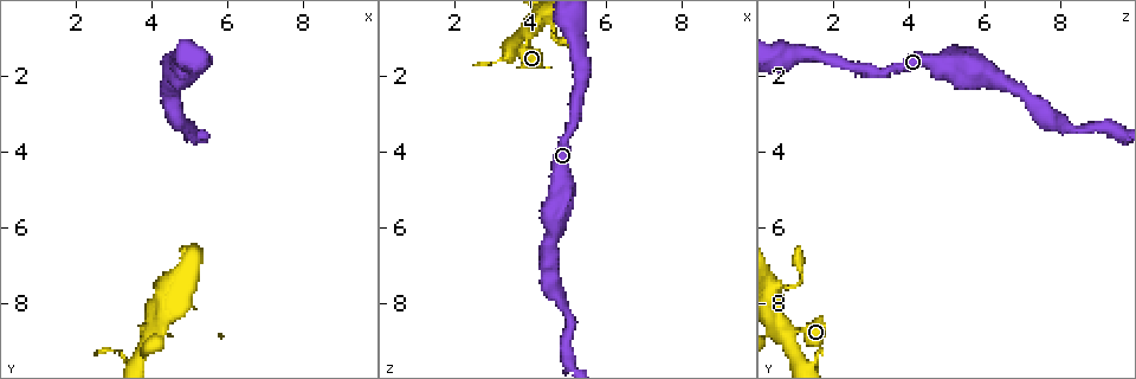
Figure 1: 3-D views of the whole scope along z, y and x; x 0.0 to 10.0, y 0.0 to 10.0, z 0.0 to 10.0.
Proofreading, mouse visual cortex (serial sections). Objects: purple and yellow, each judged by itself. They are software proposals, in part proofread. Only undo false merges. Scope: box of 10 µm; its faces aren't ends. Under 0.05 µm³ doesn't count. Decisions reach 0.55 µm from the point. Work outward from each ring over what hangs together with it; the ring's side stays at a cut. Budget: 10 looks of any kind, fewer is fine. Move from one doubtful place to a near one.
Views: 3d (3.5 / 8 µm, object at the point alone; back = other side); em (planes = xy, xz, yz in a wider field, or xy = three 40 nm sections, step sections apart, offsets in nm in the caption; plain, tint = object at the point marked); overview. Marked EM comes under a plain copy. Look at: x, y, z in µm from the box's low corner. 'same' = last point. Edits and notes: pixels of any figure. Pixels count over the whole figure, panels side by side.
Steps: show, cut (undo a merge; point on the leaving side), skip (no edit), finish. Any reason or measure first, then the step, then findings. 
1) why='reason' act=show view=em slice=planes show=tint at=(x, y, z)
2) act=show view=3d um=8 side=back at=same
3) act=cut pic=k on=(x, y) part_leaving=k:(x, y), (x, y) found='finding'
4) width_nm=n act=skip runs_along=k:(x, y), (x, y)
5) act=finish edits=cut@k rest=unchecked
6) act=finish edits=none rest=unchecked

why='abrupt turn' act=show view=3d um=3.5 side=back at=(4.65, 7.60, 1.10)

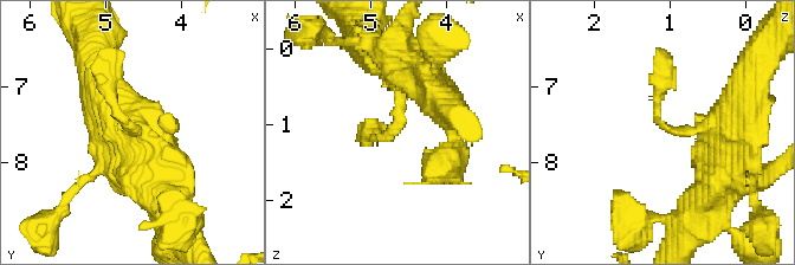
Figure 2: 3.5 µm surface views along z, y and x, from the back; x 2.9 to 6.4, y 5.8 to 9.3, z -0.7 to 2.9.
why='now the EM' act=show view=em slice=xy step=5 show=tint at=(4.60, 7.55, 1.05)

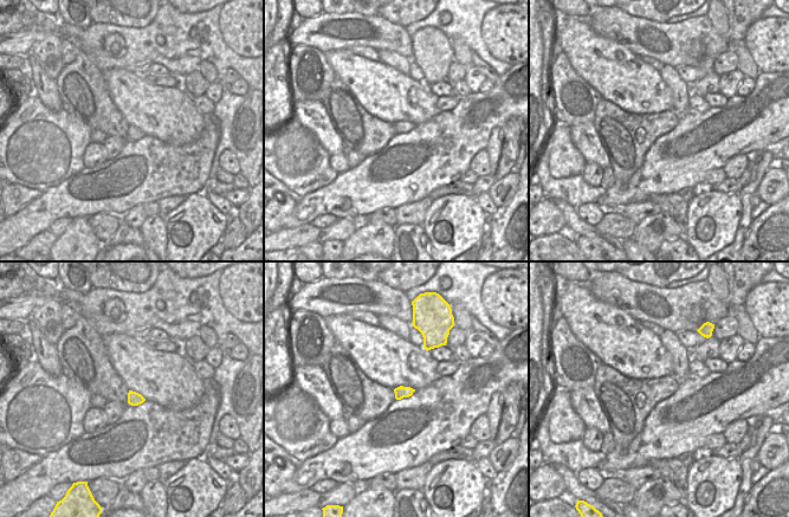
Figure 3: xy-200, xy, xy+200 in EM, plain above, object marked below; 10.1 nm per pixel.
why='another direction' act=show view=em slice=xy step=1 show=tint at=same

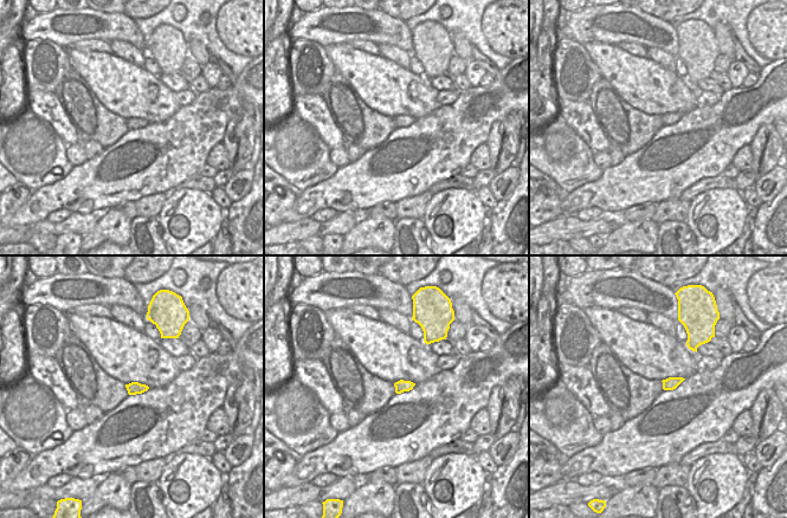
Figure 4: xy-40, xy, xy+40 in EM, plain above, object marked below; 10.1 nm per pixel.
act=skip runs_along=2:(152, 150), (111, 103), (108, 64) found='one cell here'

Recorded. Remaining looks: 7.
why='thick turns thin' act=show view=em slice=xy step=1 show=tint at=(5.25, 1.45, 0.90)

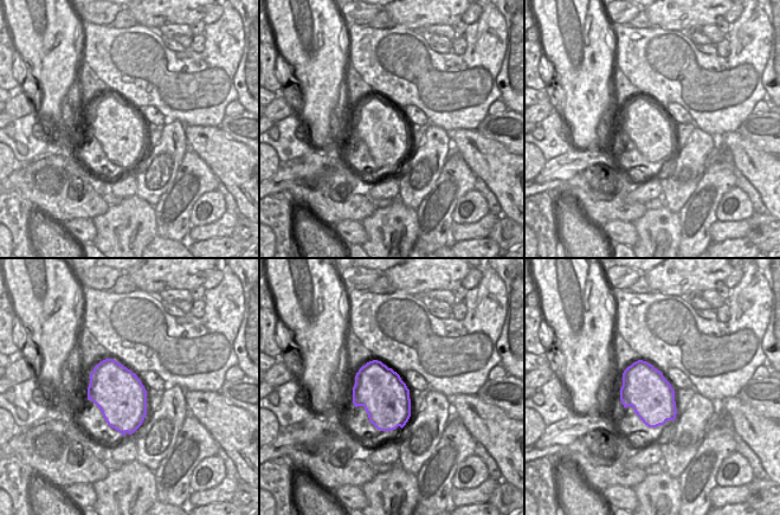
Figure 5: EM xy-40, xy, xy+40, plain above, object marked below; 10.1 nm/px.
act=show view=3d um=3.5 at=same

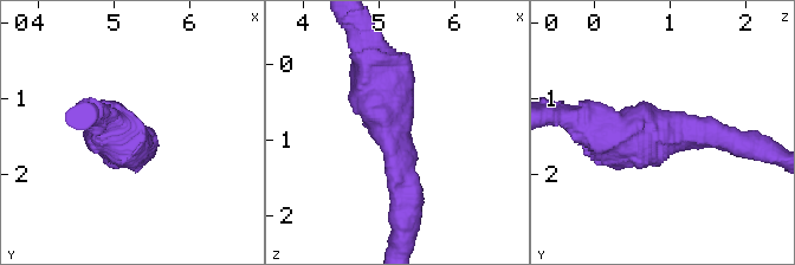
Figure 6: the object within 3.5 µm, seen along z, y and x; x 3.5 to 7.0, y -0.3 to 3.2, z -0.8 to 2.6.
act=skip runs_along=6:(401, 211), (398, 144), (368, 65) found='one cell here'

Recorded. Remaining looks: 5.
why='thick turns thin' act=show view=3d um=3.5 at=(4.65, 1.95, 6.25)

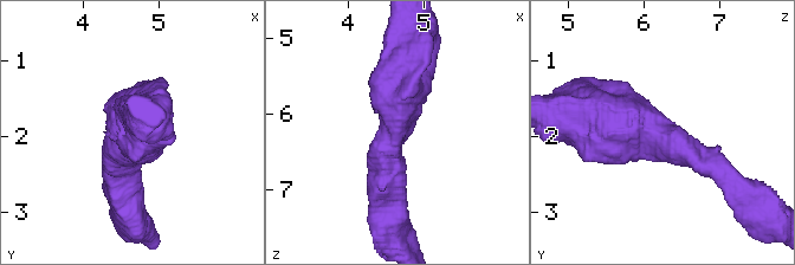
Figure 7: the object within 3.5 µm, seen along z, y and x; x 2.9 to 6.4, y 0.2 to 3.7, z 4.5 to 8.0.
arm_widths_nm=300,600 act=show view=em slice=xy step=5 show=tint at=(4.60, 1.95, 6.30)

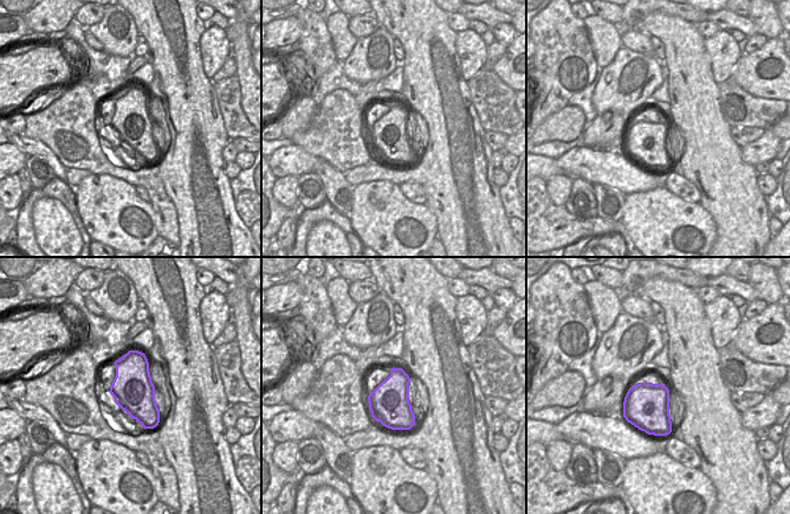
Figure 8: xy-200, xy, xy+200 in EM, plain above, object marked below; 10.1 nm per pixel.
act=show view=em slice=xy step=2 show=tint at=same

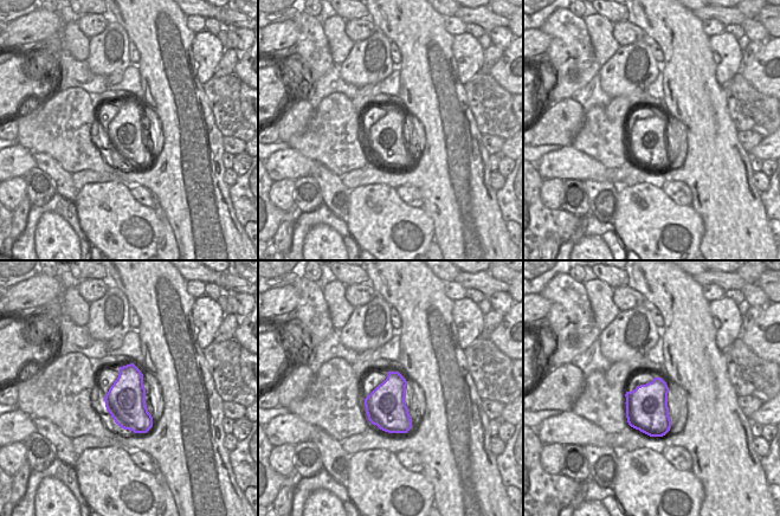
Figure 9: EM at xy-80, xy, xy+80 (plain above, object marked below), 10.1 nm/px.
act=skip runs_along=7:(590, 114), (672, 135), (723, 175) found='one cell here'

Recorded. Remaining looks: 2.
why='calibre changes' act=show view=3d um=8 at=(4.80, 3.30, 7.90)

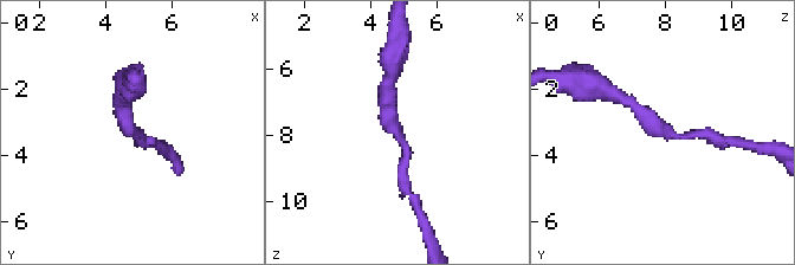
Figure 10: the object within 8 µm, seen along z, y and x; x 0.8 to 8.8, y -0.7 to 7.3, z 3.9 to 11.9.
act=show view=em slice=planes show=tint at=same

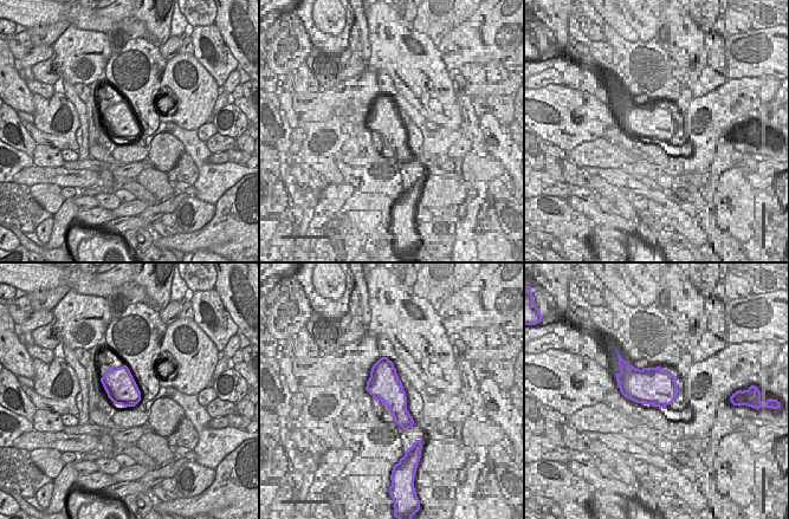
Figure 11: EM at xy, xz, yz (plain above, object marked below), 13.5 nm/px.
act=skip runs_along=10:(639, 111), (665, 134), (692, 135) found='one cell here'

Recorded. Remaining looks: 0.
act=finish edits=none rest=unchecked

